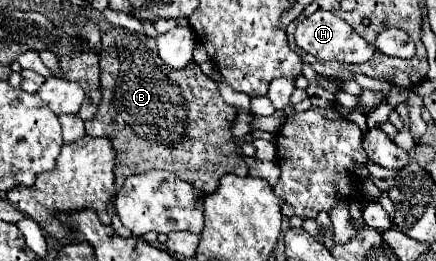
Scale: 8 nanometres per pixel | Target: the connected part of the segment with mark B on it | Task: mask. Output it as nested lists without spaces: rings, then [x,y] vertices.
[[[113,27],[103,35],[103,53],[99,55],[101,67],[101,103],[93,119],[85,121],[87,135],[91,137],[107,137],[111,147],[115,149],[115,181],[121,187],[129,175],[137,175],[151,169],[165,169],[175,173],[179,179],[191,183],[197,189],[207,193],[215,191],[219,179],[227,173],[233,175],[247,175],[247,165],[243,157],[237,153],[237,143],[231,135],[231,125],[235,121],[237,109],[227,105],[215,81],[207,77],[199,65],[189,63],[181,71],[171,71],[159,55],[155,41],[147,35],[137,35],[123,27]]]

